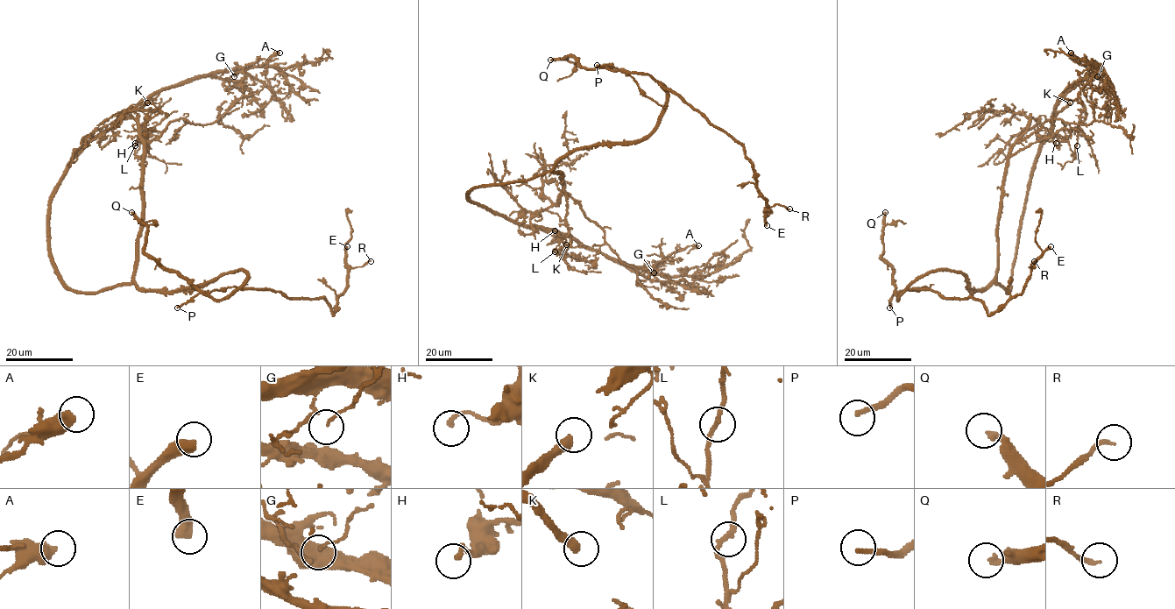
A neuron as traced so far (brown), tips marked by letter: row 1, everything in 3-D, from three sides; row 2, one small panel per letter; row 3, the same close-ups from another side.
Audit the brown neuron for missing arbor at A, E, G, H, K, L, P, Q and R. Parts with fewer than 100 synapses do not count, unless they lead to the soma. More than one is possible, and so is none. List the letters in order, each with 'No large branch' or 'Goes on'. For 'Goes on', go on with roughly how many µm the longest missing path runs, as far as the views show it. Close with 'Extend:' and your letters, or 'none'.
A: No large branch
E: Goes on. Missing length about 80 µm
G: No large branch
H: No large branch
K: Goes on. Missing length about 50 µm
L: No large branch
P: No large branch
Q: No large branch
R: No large branch
Extend: E, K

